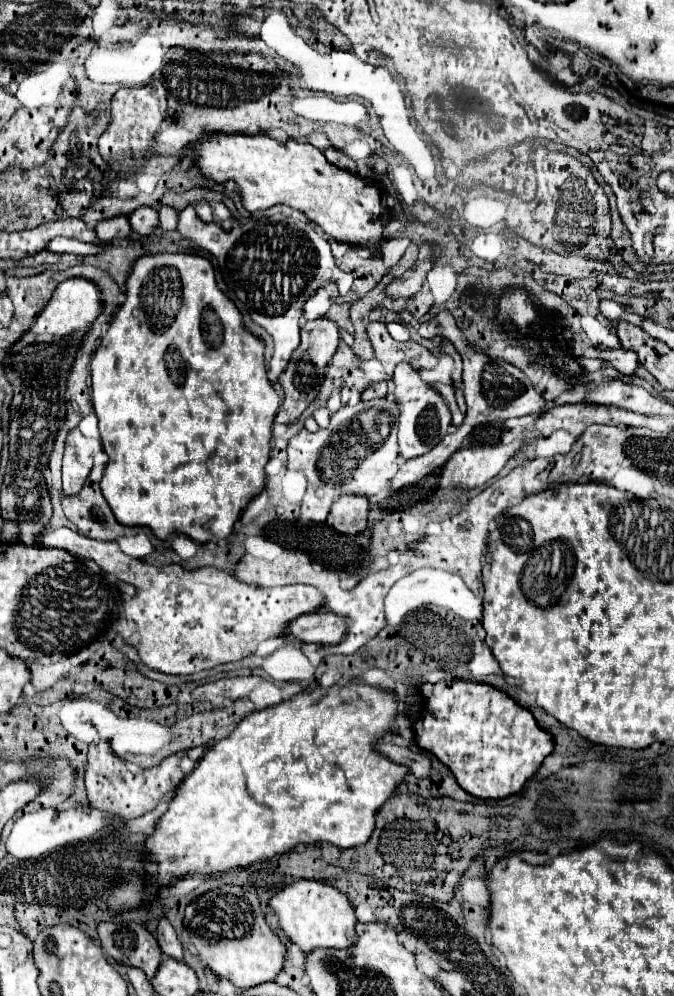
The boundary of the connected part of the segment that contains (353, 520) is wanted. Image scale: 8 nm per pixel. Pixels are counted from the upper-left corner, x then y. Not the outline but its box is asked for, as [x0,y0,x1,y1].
[331,496,369,534]

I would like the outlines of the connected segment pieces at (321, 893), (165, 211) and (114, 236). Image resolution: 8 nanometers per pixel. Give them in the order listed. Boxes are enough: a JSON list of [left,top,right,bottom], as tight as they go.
[[269,880,357,952],[158,205,178,232],[95,216,131,240]]

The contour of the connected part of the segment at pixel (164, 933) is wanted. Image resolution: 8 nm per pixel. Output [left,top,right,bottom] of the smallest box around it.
[157,918,183,960]

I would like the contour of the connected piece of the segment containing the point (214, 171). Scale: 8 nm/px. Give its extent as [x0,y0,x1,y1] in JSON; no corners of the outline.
[191,134,389,252]

